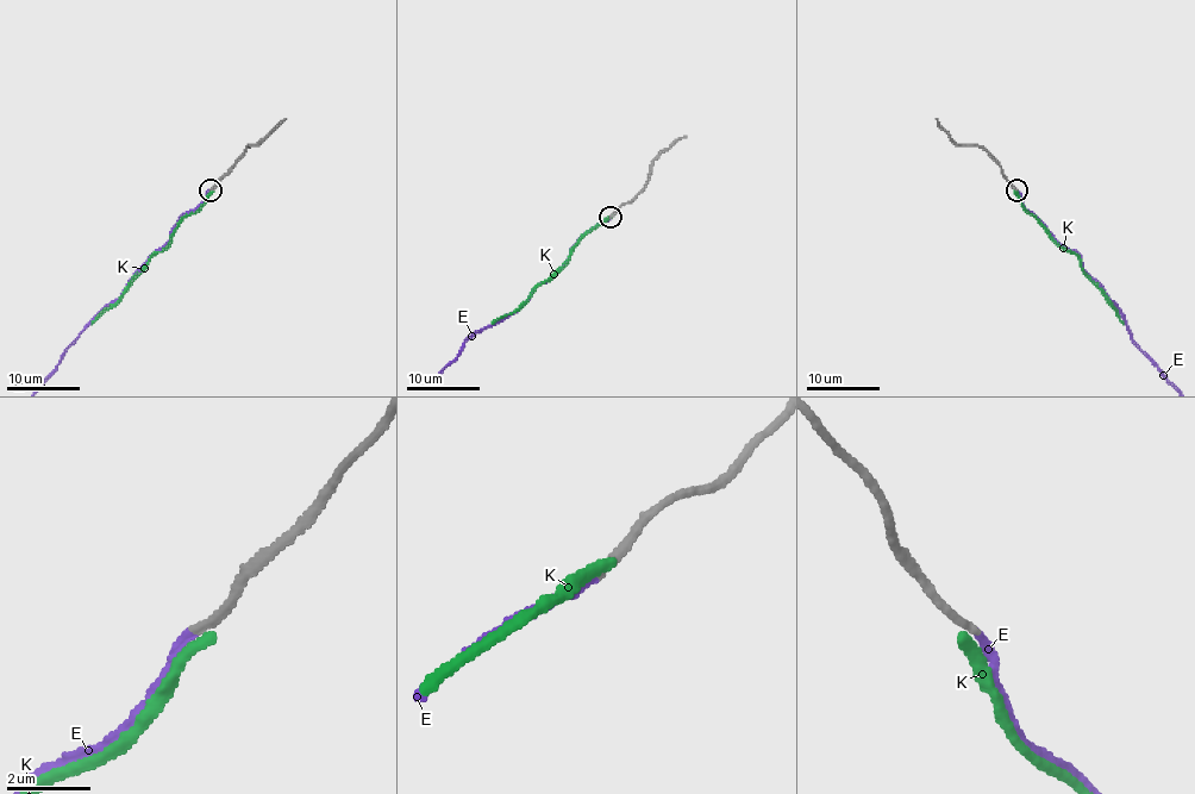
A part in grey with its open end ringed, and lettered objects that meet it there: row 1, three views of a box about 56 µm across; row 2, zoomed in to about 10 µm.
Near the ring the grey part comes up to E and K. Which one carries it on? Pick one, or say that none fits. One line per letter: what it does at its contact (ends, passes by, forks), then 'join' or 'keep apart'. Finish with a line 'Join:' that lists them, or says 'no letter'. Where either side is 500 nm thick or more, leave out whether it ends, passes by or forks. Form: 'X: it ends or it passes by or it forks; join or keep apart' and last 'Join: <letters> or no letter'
E: it ends; join
K: it ends; keep apart
Join: E

